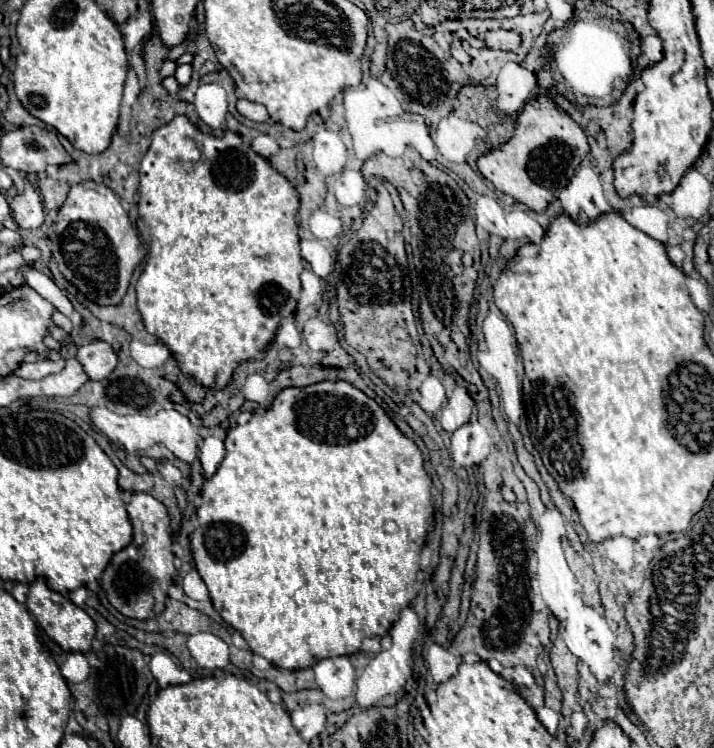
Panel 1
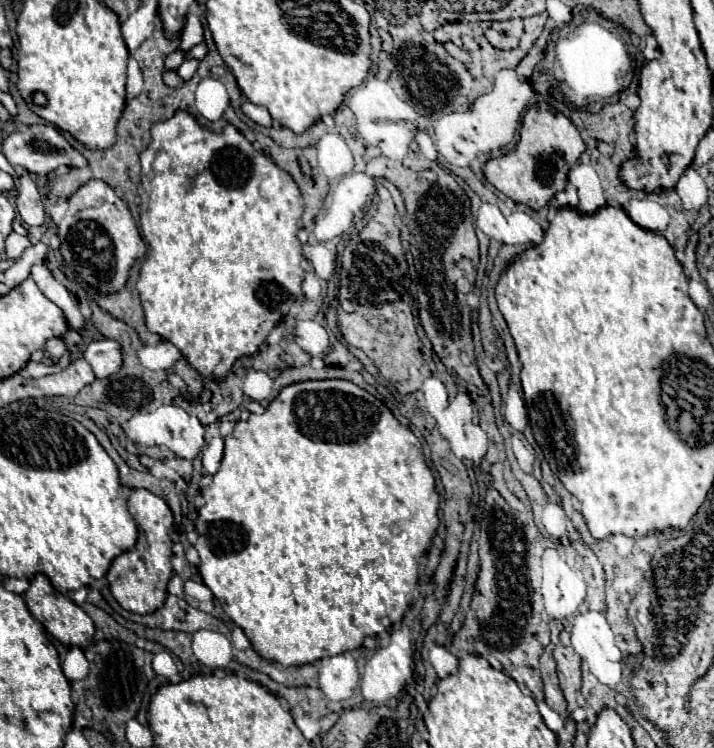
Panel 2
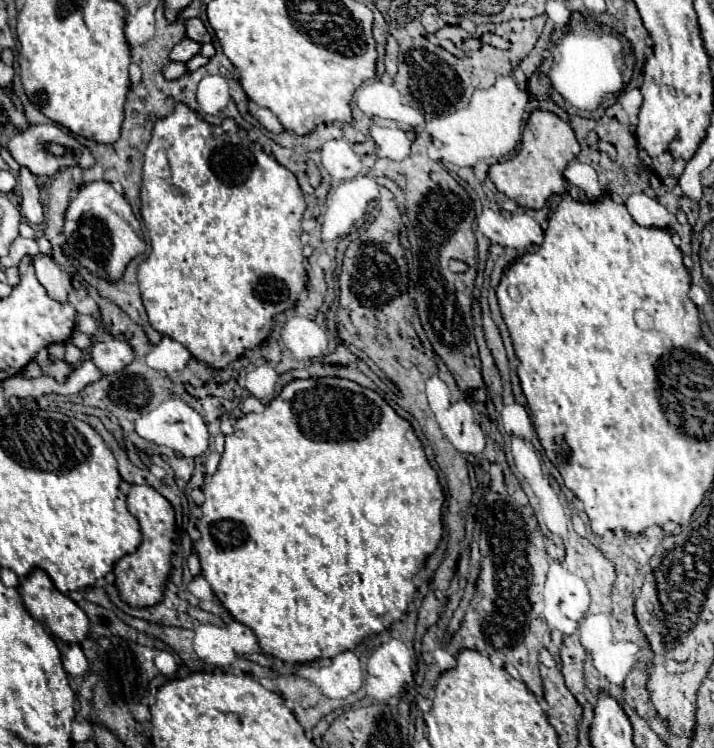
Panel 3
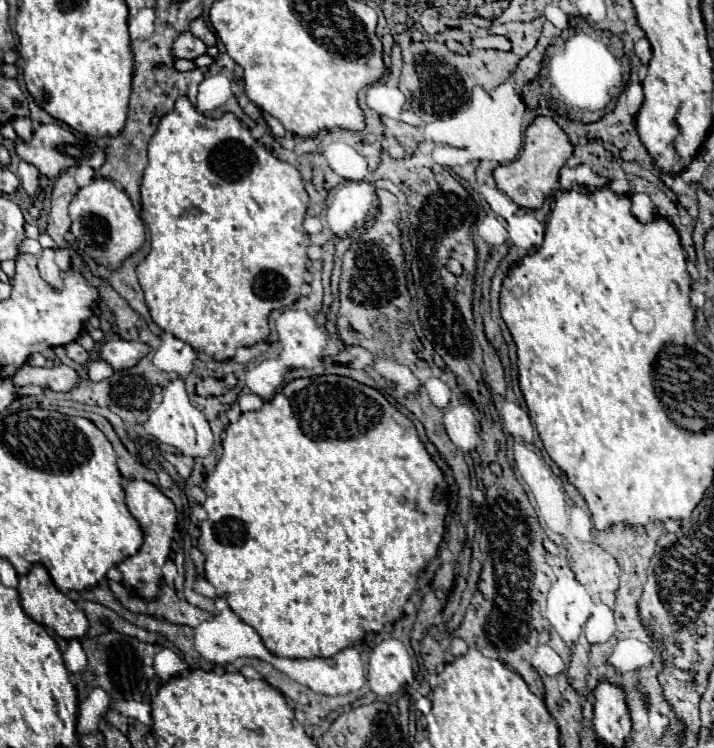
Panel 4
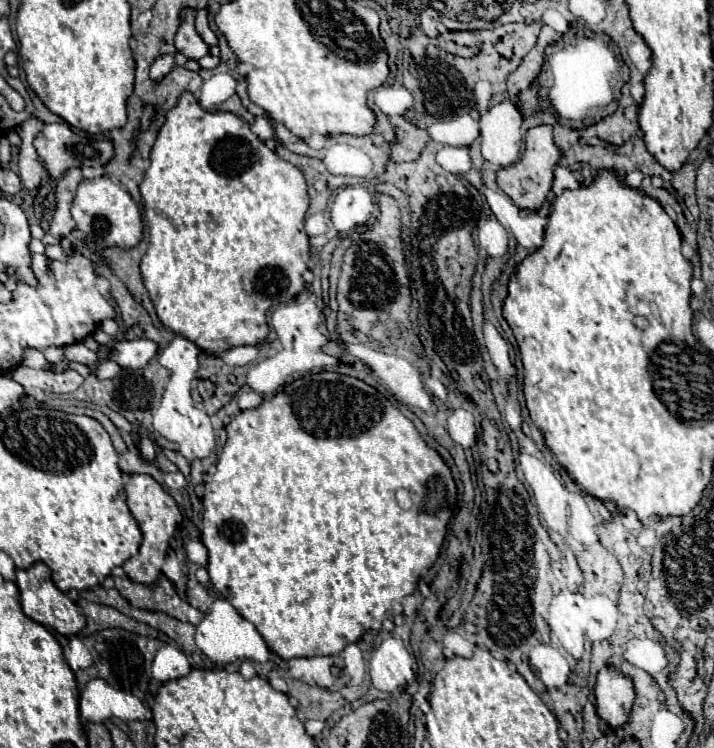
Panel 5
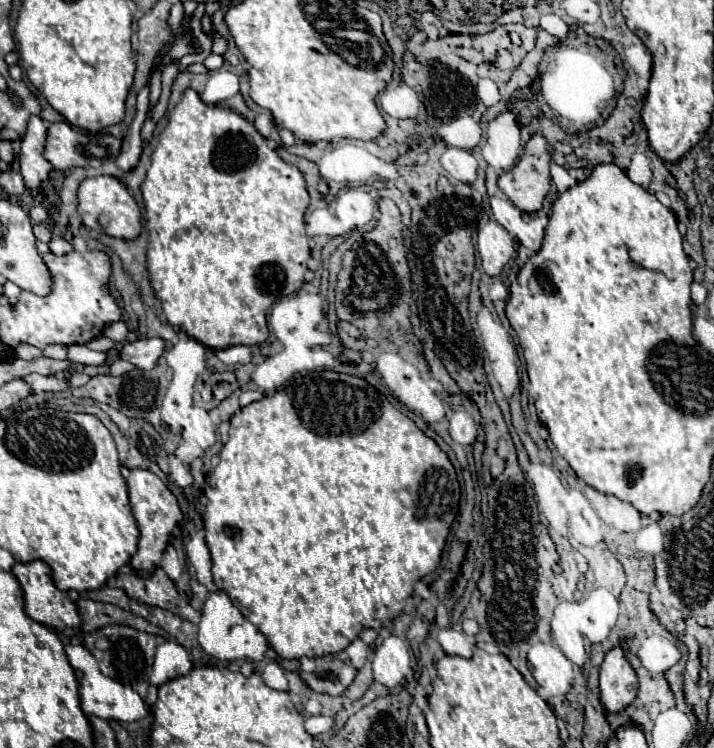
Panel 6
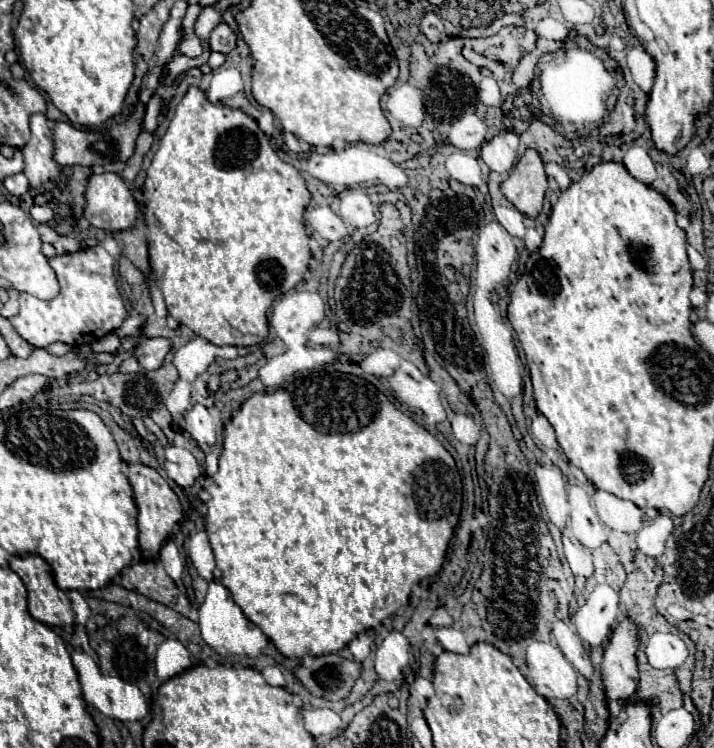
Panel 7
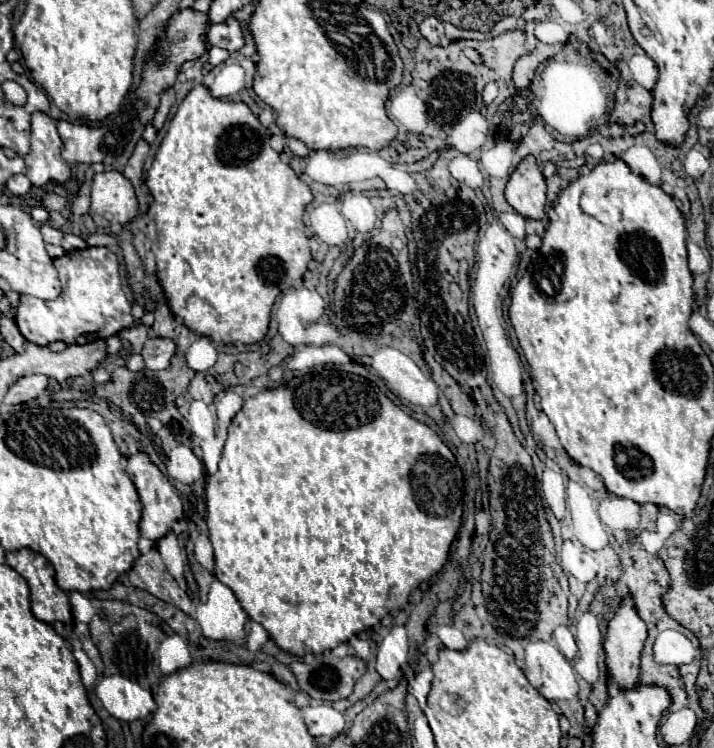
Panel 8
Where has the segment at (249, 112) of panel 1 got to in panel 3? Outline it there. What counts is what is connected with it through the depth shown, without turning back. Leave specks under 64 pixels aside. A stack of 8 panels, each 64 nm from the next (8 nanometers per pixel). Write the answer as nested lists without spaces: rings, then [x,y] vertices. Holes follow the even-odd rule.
[[[250,106],[250,114],[270,132],[282,132],[282,124],[278,122],[278,118],[268,110],[268,108],[260,108],[260,106]]]

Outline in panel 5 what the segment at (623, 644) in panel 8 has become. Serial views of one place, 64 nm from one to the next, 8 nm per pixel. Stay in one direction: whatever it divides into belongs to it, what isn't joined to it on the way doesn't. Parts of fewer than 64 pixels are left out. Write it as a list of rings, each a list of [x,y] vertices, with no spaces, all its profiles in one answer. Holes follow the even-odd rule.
[[[602,668],[594,686],[596,712],[602,720],[602,732],[624,728],[634,702],[632,680],[618,674],[614,668]]]

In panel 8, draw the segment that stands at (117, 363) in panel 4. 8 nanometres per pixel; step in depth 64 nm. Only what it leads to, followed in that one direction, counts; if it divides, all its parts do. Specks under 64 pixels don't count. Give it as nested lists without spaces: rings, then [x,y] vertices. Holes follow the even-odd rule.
[[[148,338],[142,348],[142,358],[148,370],[164,370],[170,364],[176,344],[170,338]]]

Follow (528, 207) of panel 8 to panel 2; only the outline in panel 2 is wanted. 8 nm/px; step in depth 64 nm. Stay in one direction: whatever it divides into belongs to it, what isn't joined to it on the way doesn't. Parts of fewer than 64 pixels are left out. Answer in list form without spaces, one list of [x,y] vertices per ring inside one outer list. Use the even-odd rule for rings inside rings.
[[[530,106],[522,118],[520,140],[516,142],[514,150],[486,160],[482,172],[490,184],[496,186],[502,194],[512,198],[514,202],[522,202],[532,210],[544,208],[556,192],[564,190],[568,182],[570,168],[578,162],[582,152],[586,150],[584,140],[576,126],[572,126],[570,118],[562,116],[554,108],[540,108]]]

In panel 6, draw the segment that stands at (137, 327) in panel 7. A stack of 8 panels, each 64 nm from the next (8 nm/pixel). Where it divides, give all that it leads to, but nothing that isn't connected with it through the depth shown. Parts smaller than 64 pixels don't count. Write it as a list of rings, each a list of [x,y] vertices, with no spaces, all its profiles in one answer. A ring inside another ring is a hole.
[[[124,321],[110,323],[103,330],[105,336],[117,343],[125,341],[129,332],[127,324]]]

